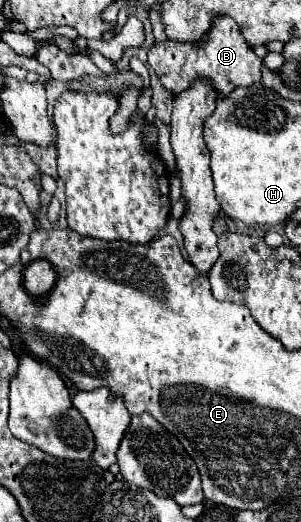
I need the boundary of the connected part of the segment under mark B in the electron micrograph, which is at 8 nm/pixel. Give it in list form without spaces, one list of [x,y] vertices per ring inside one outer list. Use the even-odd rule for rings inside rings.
[[[220,17],[204,41],[176,42],[167,39],[155,43],[148,53],[148,65],[156,71],[160,83],[172,93],[186,91],[196,79],[204,79],[220,95],[228,95],[236,87],[250,87],[258,83],[262,71],[262,59],[256,57],[240,37],[240,27],[232,17]]]

